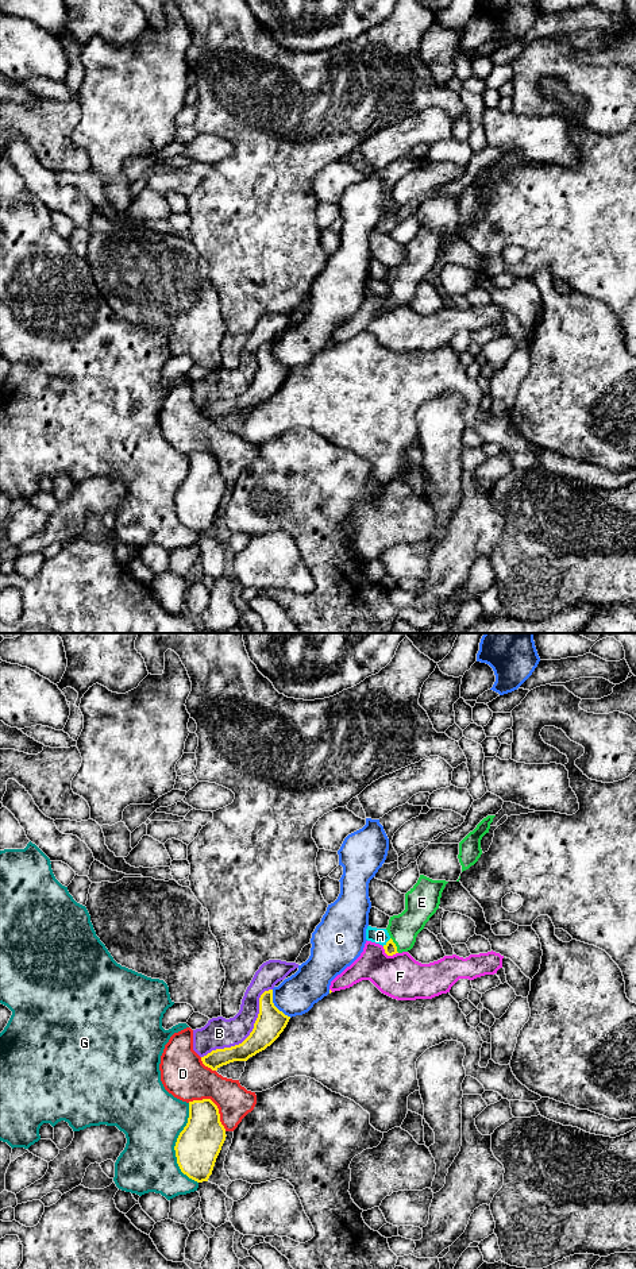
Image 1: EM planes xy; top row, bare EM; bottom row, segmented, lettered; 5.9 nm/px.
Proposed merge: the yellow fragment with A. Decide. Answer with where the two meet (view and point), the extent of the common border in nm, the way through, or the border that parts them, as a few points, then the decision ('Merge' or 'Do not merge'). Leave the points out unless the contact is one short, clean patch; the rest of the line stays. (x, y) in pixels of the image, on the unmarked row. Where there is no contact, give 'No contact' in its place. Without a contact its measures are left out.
Touches yellow at xy (388, 293). Shared border 70 nm. Boundary: xy (390, 290), (382, 297). Do not merge

